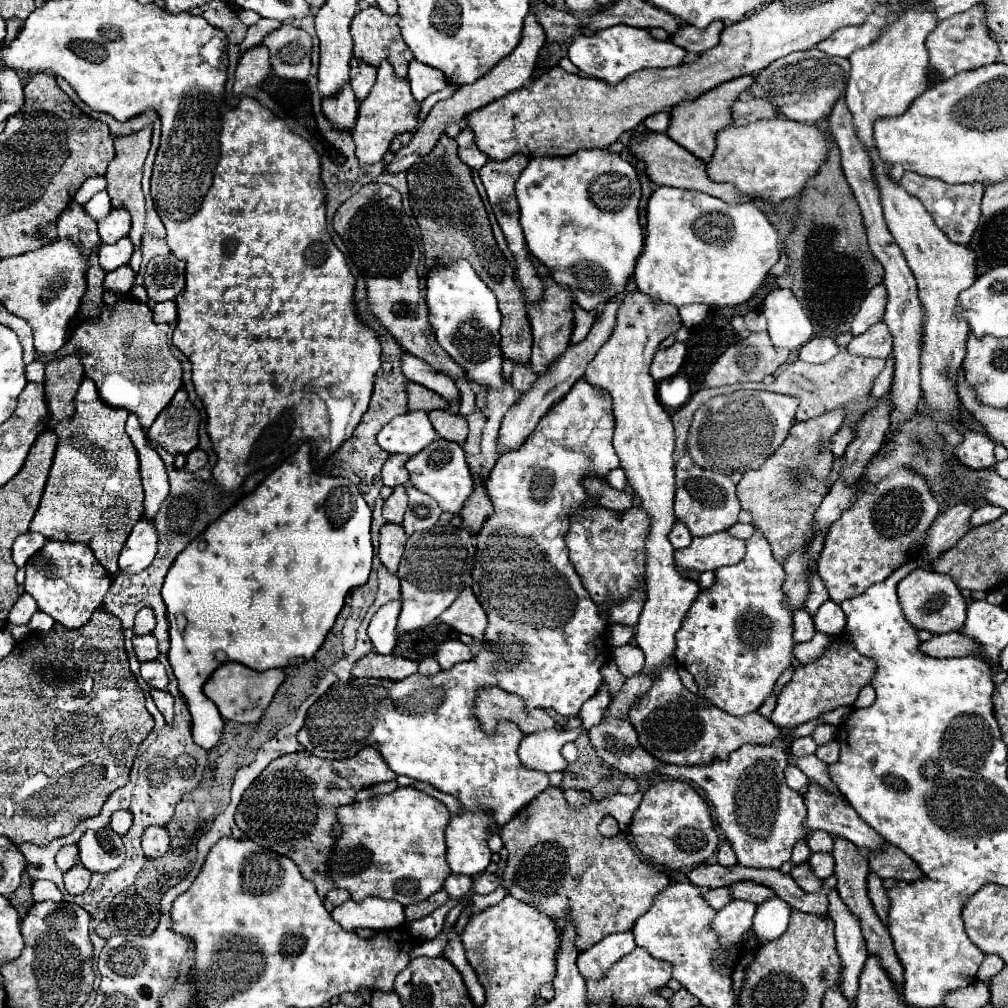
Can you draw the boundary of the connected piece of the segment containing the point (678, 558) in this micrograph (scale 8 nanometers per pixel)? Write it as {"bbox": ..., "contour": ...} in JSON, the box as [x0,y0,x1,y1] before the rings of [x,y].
{"bbox":[675,532,745,572],"contour":[[[729,532],[693,538],[687,548],[675,550],[675,568],[687,572],[707,572],[721,566],[737,564],[745,556],[745,542],[733,538]]]}

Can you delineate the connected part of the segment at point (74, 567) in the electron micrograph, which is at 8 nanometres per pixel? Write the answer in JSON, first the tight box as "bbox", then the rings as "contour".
{"bbox":[25,540,111,628],"contour":[[[49,540],[25,566],[25,592],[37,600],[41,612],[61,622],[65,628],[79,628],[103,602],[111,586],[111,574],[95,560],[91,548],[81,542]]]}

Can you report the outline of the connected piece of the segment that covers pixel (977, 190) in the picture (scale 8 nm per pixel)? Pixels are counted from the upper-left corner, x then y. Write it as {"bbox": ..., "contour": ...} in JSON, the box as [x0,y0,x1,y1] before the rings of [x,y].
{"bbox":[901,172,985,244],"contour":[[[905,172],[903,178],[901,178],[901,186],[917,196],[923,206],[929,210],[929,214],[933,216],[935,224],[953,240],[953,242],[959,242],[959,244],[969,244],[977,224],[979,224],[979,218],[981,218],[981,198],[983,198],[983,192],[985,192],[985,186],[983,184],[947,184],[947,182],[941,182],[937,178],[927,178],[927,176],[919,176],[915,172]]]}

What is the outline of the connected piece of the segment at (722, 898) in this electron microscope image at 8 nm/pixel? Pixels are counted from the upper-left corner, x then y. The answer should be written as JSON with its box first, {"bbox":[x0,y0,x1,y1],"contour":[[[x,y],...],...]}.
{"bbox":[705,886,733,910],"contour":[[[723,886],[723,888],[715,888],[715,890],[707,890],[705,892],[705,900],[715,908],[715,910],[719,910],[719,908],[723,908],[723,906],[727,906],[733,898],[731,898],[731,888],[729,886]]]}

